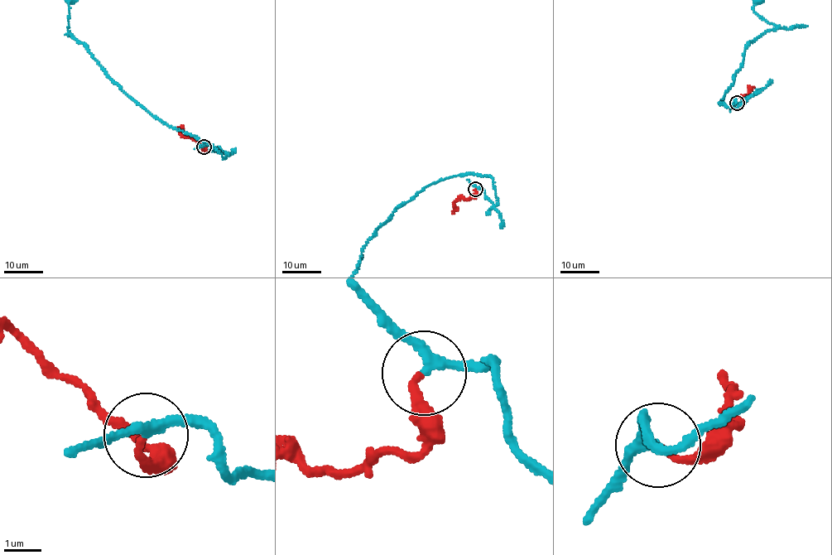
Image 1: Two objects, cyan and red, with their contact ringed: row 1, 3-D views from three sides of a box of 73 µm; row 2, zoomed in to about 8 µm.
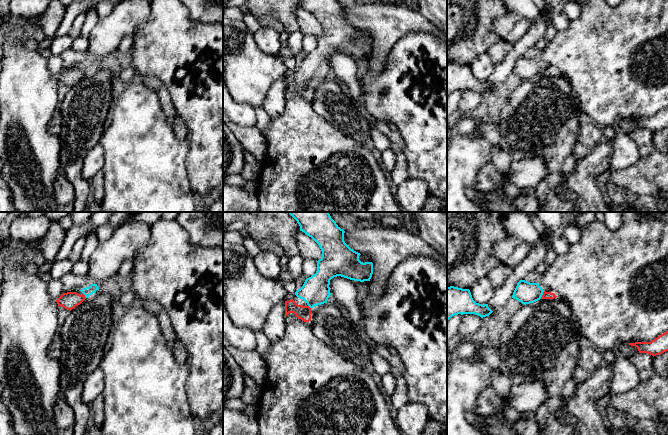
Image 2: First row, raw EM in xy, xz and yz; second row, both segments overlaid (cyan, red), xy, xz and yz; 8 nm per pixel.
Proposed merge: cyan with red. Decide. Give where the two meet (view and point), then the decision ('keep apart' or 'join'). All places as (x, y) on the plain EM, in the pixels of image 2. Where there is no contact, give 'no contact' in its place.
yz (542, 70) | join

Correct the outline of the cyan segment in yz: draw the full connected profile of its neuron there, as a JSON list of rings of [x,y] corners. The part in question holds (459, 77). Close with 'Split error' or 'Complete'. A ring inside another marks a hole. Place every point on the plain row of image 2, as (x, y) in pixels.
[[[447,63],[447,97],[458,90],[475,90],[483,94],[492,88],[488,80],[476,79],[469,65]]]. Complete

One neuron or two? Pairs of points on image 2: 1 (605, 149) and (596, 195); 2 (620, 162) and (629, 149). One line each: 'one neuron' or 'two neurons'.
1: one neuron
2: one neuron

